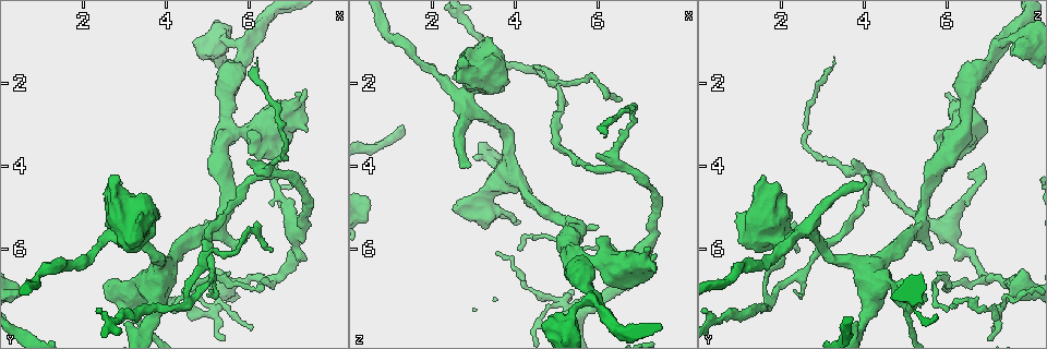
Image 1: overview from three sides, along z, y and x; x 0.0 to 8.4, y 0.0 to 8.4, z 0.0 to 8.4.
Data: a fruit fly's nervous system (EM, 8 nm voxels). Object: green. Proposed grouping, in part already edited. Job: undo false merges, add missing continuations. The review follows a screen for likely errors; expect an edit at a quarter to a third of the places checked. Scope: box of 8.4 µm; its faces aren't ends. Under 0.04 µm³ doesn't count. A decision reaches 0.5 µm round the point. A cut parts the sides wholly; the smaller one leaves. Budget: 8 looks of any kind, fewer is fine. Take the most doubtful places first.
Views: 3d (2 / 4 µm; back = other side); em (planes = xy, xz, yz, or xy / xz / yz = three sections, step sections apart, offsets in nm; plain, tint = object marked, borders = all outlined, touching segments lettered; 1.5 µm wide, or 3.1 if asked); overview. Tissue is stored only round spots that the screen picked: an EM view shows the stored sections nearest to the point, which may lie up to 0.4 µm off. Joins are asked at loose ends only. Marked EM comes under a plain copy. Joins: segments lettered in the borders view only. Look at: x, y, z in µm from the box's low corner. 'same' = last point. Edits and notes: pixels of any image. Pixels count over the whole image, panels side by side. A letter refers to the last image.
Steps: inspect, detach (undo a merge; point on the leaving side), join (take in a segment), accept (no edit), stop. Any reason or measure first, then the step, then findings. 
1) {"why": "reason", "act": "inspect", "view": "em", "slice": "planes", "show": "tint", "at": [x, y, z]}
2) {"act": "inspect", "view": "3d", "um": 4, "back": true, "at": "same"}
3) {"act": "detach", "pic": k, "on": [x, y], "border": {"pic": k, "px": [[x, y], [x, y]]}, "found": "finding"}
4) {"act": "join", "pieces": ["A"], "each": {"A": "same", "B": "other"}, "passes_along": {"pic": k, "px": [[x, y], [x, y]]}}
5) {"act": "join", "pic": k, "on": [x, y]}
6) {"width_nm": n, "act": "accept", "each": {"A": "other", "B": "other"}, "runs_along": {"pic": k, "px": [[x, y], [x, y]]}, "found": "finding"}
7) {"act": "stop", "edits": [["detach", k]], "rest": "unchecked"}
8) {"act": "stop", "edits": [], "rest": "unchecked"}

{"act": "inspect", "view": "em", "slice": "xy", "step": 8, "show": "tint", "at": [2.80, 5.65, 2.20]}

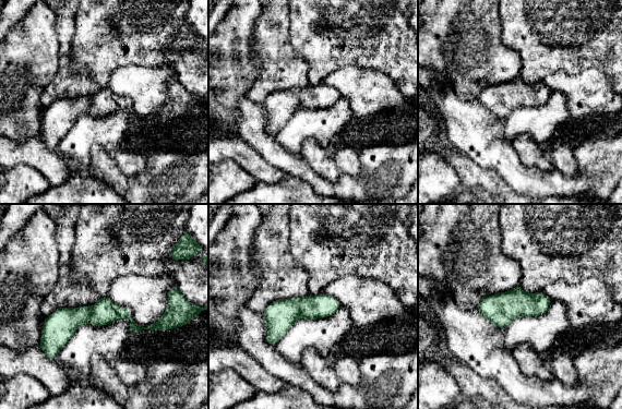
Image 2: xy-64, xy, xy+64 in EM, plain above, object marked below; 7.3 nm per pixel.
{"why": "see the neighbours", "act": "inspect", "view": "em", "slice": "xy", "step": 8, "show": "borders", "at": "same"}

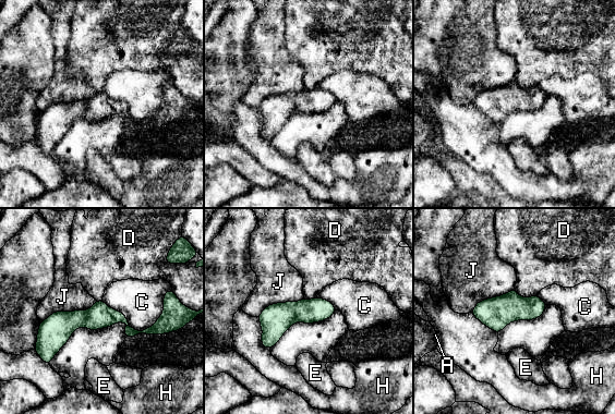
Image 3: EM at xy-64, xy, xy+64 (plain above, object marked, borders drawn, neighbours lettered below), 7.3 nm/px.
{"width_nm": 180, "act": "accept", "each": {"A": "other", "C": "other", "D": "other", "E": "other", "H": "other", "J": "other"}, "border": {"pic": 3, "px": [[96, 301], [40, 323]]}, "found": "one neuron here"}

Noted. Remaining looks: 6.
{"why": "end of a long branch", "act": "inspect", "view": "3d", "um": 4, "at": [6.05, 1.65, 3.15]}

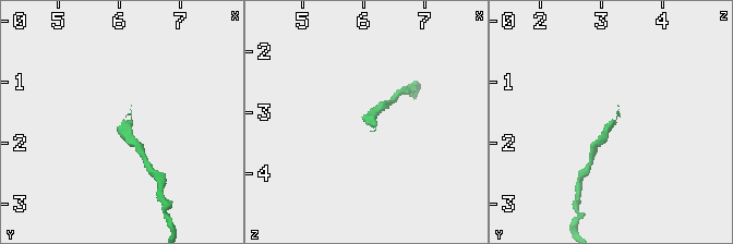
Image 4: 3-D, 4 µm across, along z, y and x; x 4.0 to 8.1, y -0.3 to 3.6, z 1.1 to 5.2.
{"act": "inspect", "view": "em", "slice": "planes", "show": "borders", "at": [6.05, 1.60, 3.20]}

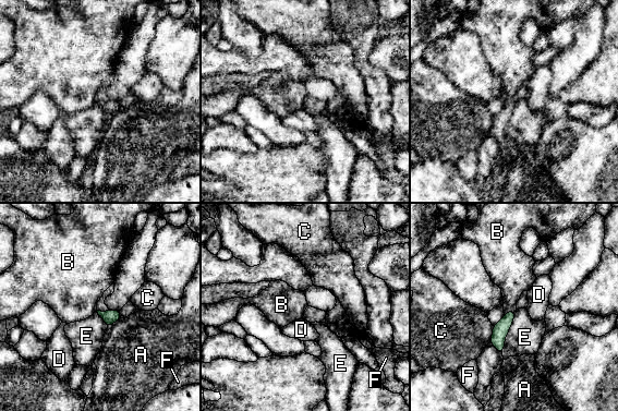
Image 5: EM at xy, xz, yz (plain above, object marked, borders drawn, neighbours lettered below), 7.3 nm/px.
{"act": "accept", "each": {"A": "other", "B": "other", "C": "other", "D": "other", "E": "other", "F": "other"}, "border": {"pic": 5, "px": [[516, 311], [509, 311], [505, 315]]}, "found": "no lettered segment goes on from it"}

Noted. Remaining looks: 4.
{"why": "an open end", "act": "inspect", "view": "em", "slice": "xz", "step": 8, "show": "tint", "at": [2.95, 4.40, 4.00]}

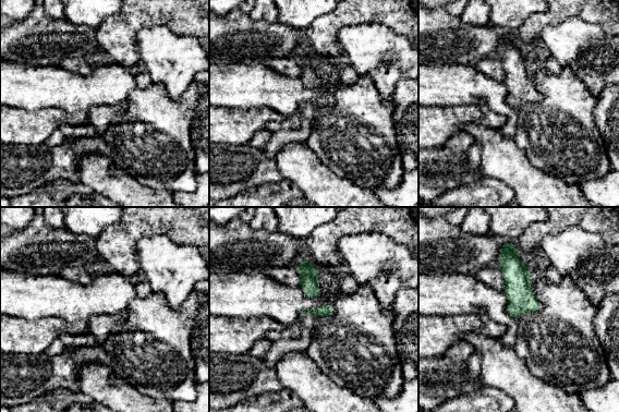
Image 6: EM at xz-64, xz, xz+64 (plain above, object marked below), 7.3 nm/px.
{"act": "inspect", "view": "em", "slice": "planes", "show": "borders", "at": "same"}

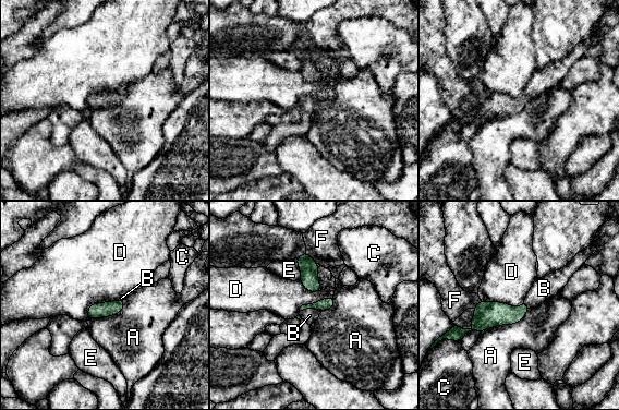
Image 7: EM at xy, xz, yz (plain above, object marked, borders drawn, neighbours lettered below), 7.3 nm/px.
{"longest_contact_nm": ["A", 420], "act": "join", "pieces": ["B"], "each": {"A": "other", "B": "same", "C": "other", "D": "other", "E": "other", "F": "other"}, "passes_along": {"pic": 7, "px": [[324, 304], [310, 308], [310, 315]]}, "found": "it goes on there"}

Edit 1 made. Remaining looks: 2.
{"act": "stop", "edits": [["join", 7]], "rest": "unchecked"}

